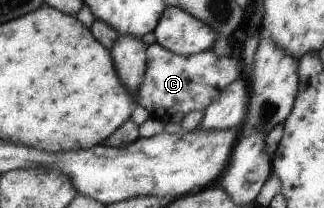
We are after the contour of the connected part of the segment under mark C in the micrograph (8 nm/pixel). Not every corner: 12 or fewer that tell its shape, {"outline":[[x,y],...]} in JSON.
{"outline":[[155,42],[133,99],[149,116],[205,110],[237,59]]}

